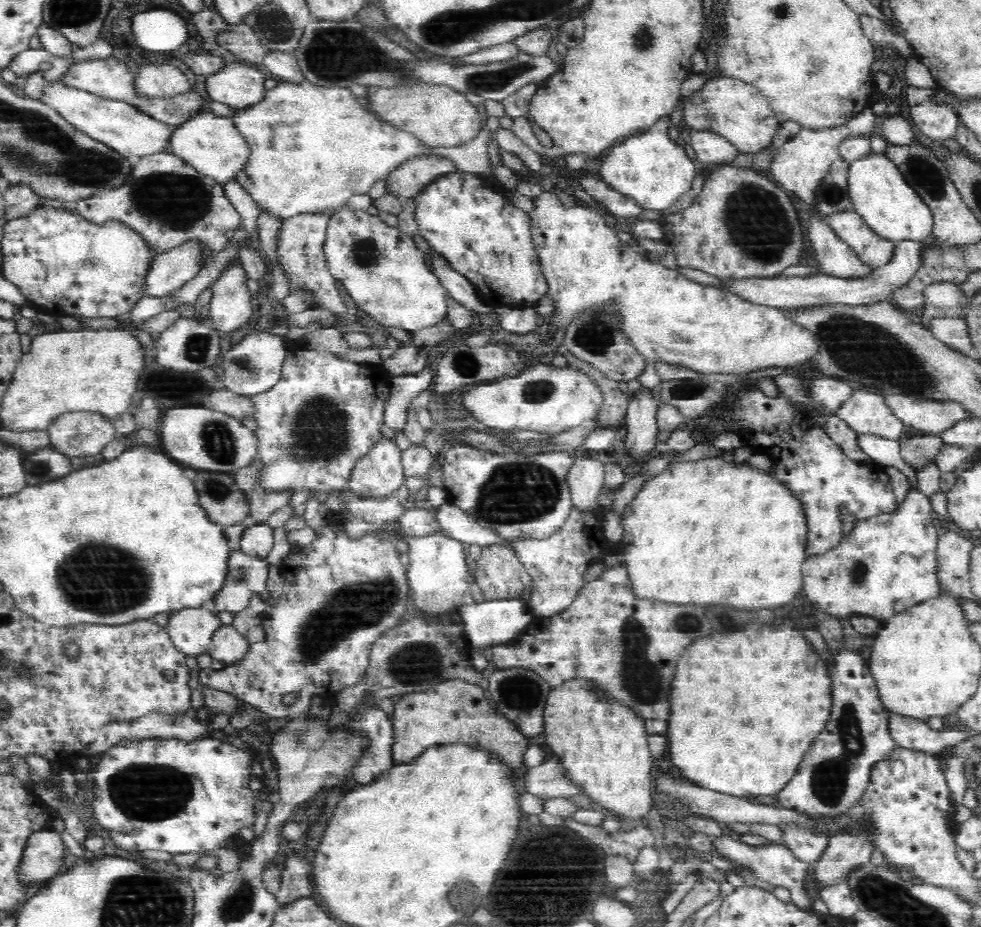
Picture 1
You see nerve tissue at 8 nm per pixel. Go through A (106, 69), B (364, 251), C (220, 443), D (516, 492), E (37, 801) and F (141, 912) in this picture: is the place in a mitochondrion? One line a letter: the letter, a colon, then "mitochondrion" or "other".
A: other
B: mitochondrion
C: mitochondrion
D: mitochondrion
E: other
F: mitochondrion

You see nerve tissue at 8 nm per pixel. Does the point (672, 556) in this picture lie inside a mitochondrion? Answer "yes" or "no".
no

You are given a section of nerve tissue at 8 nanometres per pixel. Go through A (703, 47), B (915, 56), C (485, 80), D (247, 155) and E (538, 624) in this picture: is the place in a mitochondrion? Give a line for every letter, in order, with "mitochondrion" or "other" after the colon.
A: other
B: other
C: mitochondrion
D: other
E: other

